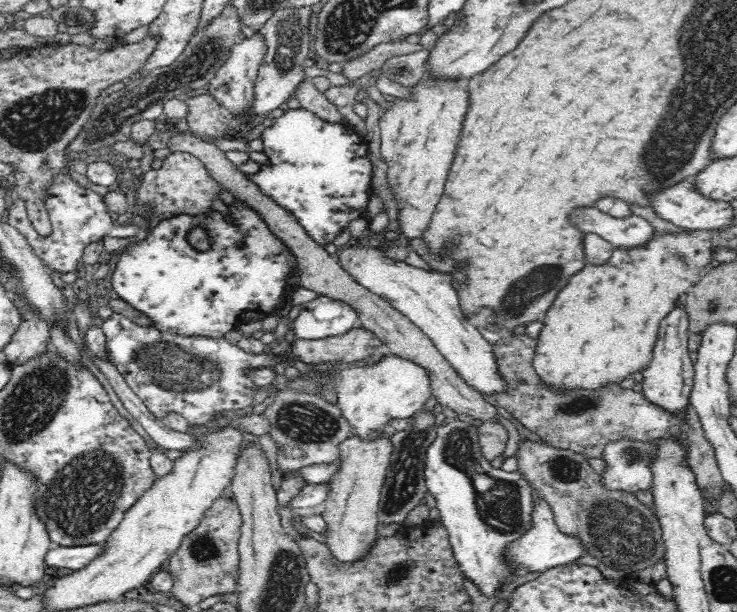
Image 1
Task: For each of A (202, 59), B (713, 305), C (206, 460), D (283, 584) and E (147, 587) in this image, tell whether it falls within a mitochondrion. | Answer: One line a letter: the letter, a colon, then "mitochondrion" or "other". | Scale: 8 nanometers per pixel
A: mitochondrion
B: mitochondrion
C: other
D: mitochondrion
E: other

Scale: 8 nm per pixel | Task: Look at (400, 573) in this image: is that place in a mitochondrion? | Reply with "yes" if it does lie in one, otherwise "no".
yes

